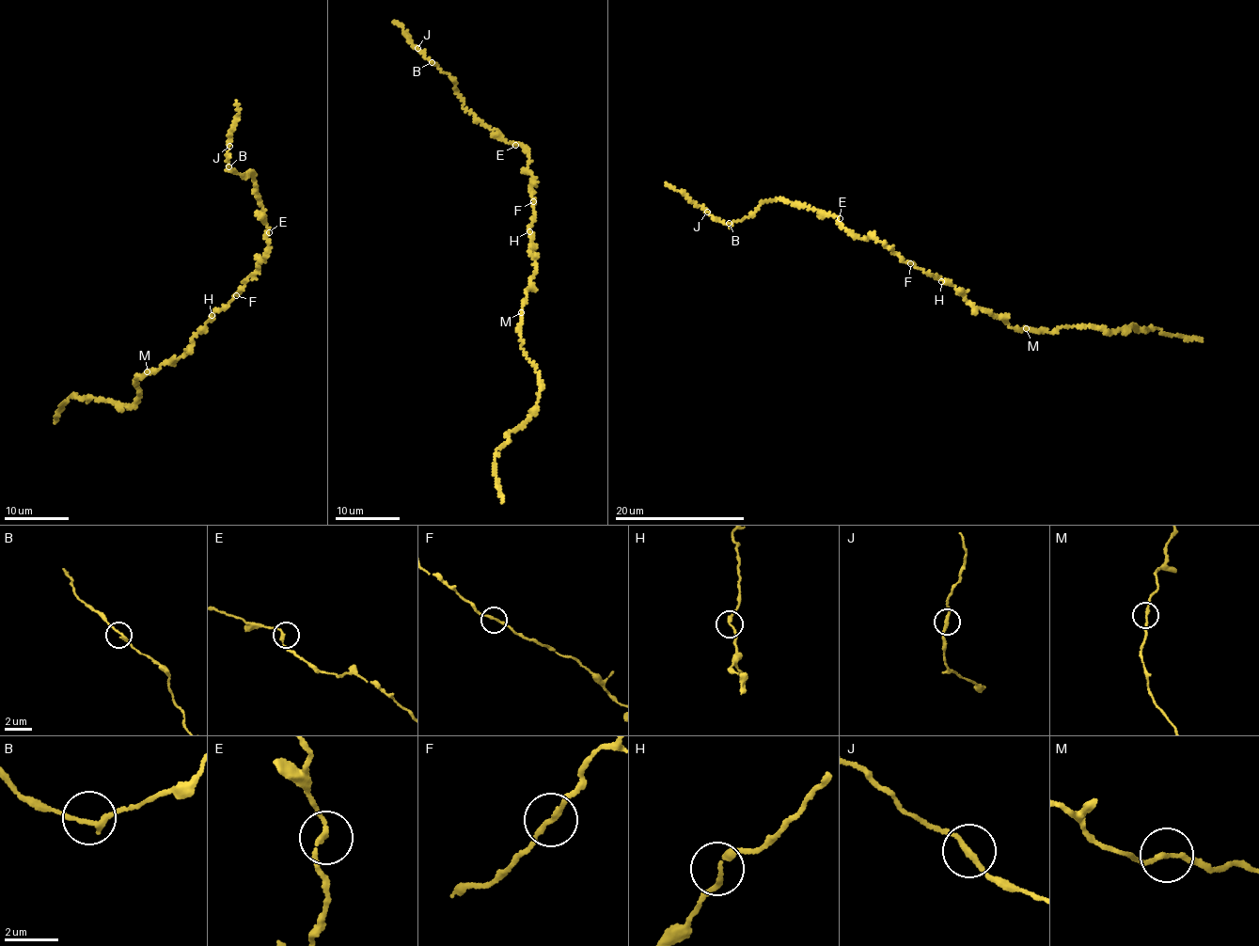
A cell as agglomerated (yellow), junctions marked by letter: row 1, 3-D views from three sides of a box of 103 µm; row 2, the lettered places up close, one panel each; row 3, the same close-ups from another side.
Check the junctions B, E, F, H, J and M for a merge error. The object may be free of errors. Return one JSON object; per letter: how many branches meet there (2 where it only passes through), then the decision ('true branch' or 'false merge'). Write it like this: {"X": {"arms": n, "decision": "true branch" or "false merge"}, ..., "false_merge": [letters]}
{"B": {"arms": 2, "decision": "true branch"}, "E": {"arms": 2, "decision": "true branch"}, "F": {"arms": 2, "decision": "true branch"}, "H": {"arms": 2, "decision": "true branch"}, "J": {"arms": 2, "decision": "true branch"}, "M": {"arms": 2, "decision": "true branch"}, "false_merge": []}

